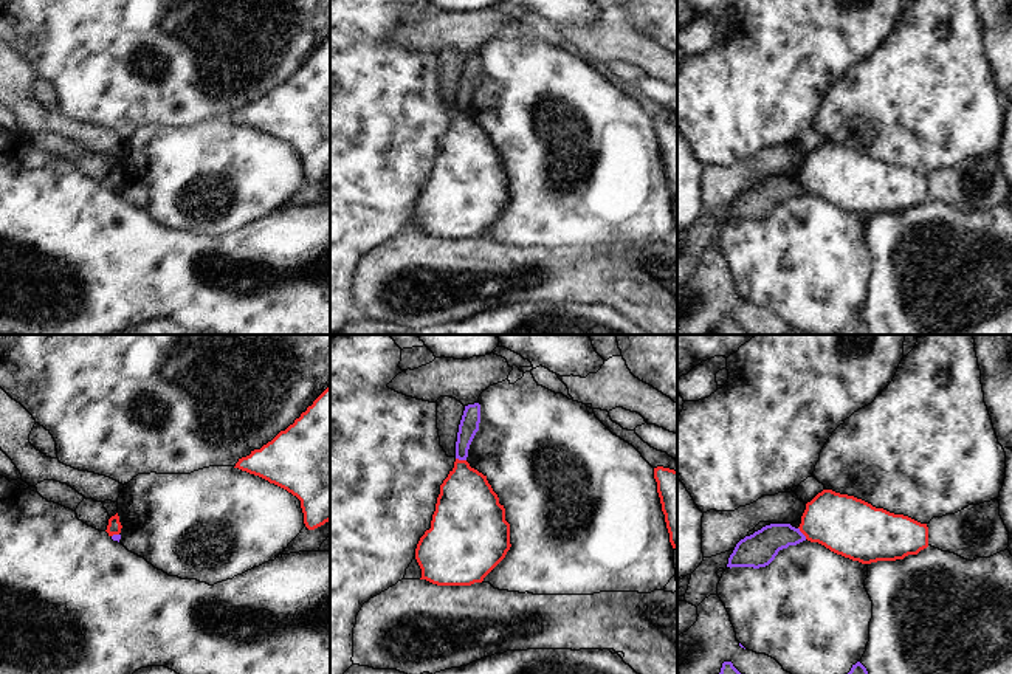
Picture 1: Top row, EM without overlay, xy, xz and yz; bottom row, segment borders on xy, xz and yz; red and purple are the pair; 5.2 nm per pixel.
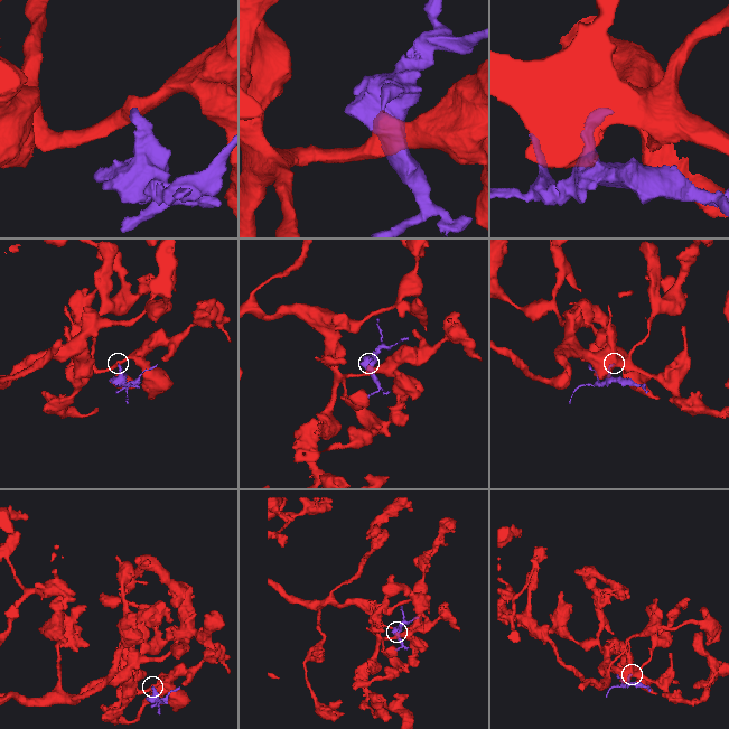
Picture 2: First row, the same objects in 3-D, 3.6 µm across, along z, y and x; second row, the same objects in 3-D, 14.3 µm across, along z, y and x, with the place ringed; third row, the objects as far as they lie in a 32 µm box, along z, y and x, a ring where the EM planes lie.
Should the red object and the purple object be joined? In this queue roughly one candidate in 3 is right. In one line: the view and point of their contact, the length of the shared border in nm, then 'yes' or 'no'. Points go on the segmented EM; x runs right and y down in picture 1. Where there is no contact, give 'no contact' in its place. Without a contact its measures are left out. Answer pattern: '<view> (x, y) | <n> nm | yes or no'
yz (802, 532) | 80 nm | no

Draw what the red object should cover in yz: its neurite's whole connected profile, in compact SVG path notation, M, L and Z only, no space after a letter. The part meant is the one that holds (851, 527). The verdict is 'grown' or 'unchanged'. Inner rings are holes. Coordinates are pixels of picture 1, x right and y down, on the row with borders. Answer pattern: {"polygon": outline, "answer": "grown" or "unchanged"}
{"polygon": "M832 490L806 504L798 528L807 541L862 564L904 559L928 547L927 524Z", "answer": "unchanged"}

